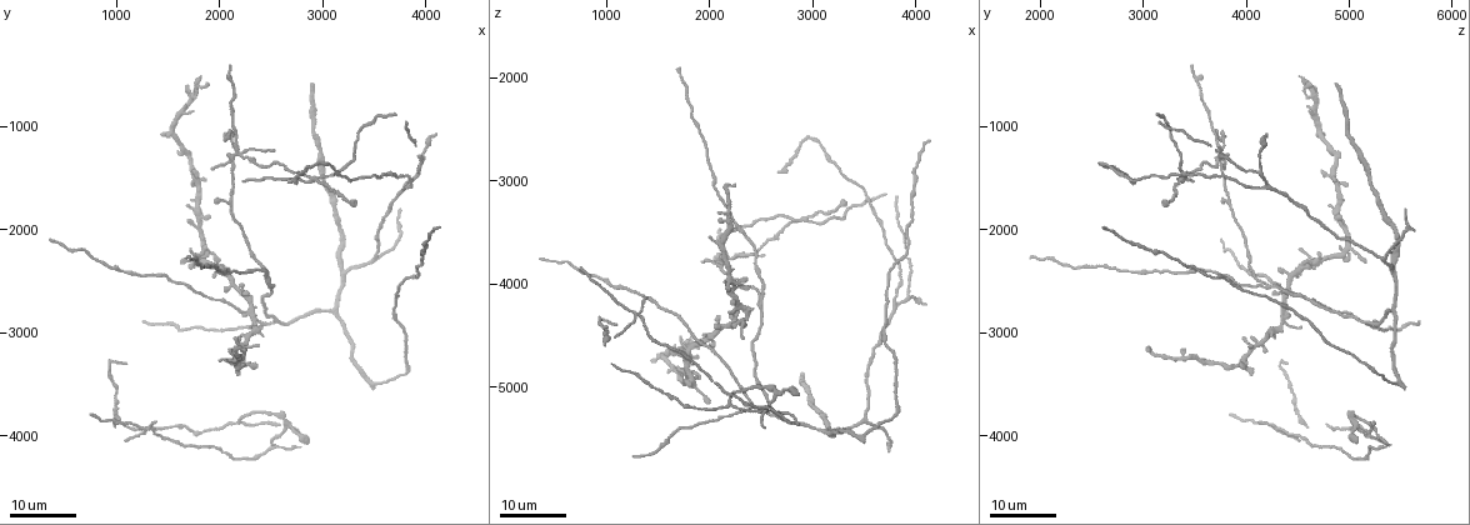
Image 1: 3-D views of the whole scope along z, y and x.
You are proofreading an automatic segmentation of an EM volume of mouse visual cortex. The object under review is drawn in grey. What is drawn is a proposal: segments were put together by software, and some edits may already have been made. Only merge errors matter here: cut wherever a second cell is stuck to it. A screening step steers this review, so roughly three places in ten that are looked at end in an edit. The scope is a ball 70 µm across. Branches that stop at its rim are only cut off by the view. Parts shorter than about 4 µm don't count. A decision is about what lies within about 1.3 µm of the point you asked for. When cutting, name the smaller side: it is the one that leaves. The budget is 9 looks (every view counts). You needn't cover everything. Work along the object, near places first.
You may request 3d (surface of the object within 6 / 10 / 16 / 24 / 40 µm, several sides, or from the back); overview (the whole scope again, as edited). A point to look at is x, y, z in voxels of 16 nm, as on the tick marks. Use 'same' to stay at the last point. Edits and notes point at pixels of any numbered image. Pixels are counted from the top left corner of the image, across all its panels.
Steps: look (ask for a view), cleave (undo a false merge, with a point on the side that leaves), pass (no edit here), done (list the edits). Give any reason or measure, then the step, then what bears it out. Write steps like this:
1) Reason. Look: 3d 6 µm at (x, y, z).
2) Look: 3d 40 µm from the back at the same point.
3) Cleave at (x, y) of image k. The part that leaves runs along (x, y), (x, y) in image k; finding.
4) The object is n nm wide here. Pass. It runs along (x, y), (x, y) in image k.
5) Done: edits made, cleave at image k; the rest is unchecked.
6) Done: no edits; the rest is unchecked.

Look: 3d 24 µm at (2960, 1380, 2560).

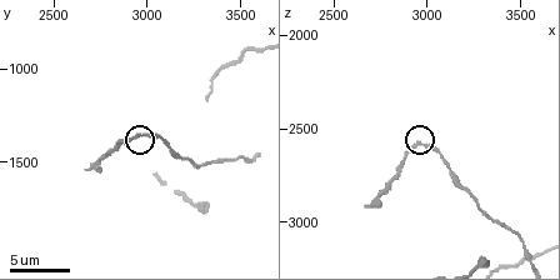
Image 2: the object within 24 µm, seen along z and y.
Look: 3d 10 µm at (2960, 1360, 2560).

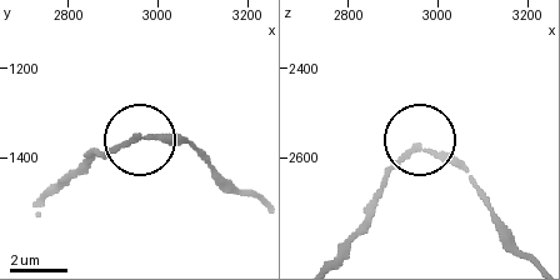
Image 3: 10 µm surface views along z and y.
Look: 3d 10 µm from the back at (2960, 1355, 2580).

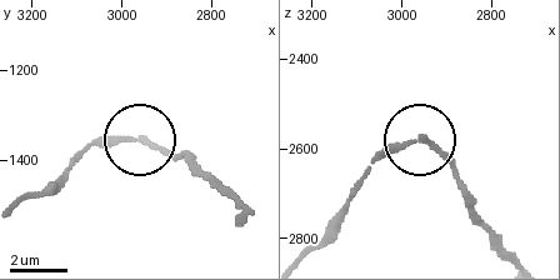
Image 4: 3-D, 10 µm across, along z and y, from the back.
Cleave at (171, 154) of image 4. The part that leaves runs along (146, 140), (180, 153), (244, 203) in image 4; two cells meet here.

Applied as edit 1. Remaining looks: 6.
Calibre changes. Look: 3d 16 µm at (3980, 2120, 2900).

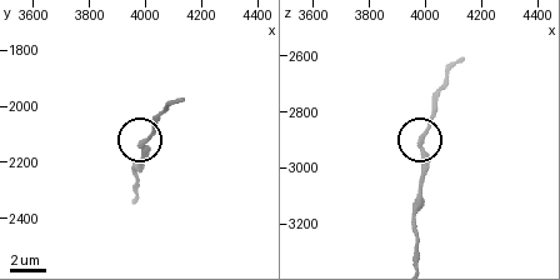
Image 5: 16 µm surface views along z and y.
Look: 3d 6 µm at (3970, 2130, 2910).

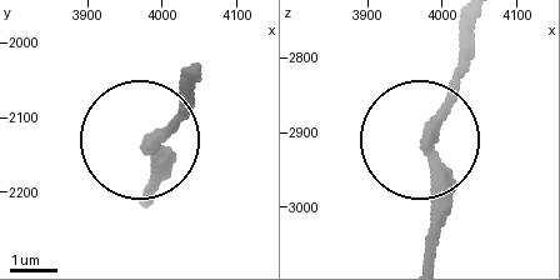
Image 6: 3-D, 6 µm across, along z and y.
Pass. It runs along (143, 191), (154, 171), (143, 144), (198, 88) in image 6; continuous, no second cell.

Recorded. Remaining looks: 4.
Three-way junction. Look: 3d 16 µm at (2220, 3840, 5200).

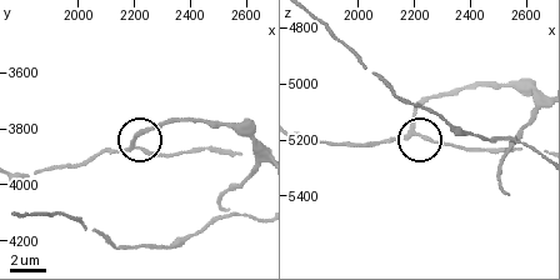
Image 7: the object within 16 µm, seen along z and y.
Look: 3d 6 µm at (2210, 3870, 5180).

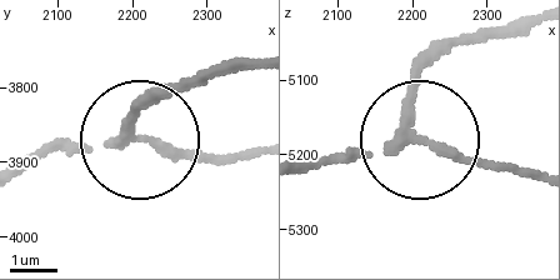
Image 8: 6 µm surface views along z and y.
3 arms meet here. Cleave at (134, 108) of image 8. The part that leaves runs along (130, 135), (179, 79), (250, 68) in image 8; two cells meet here.

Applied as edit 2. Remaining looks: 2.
Done: edits made, cleave at image 4, cleave at image 8; the rest is unchecked.

